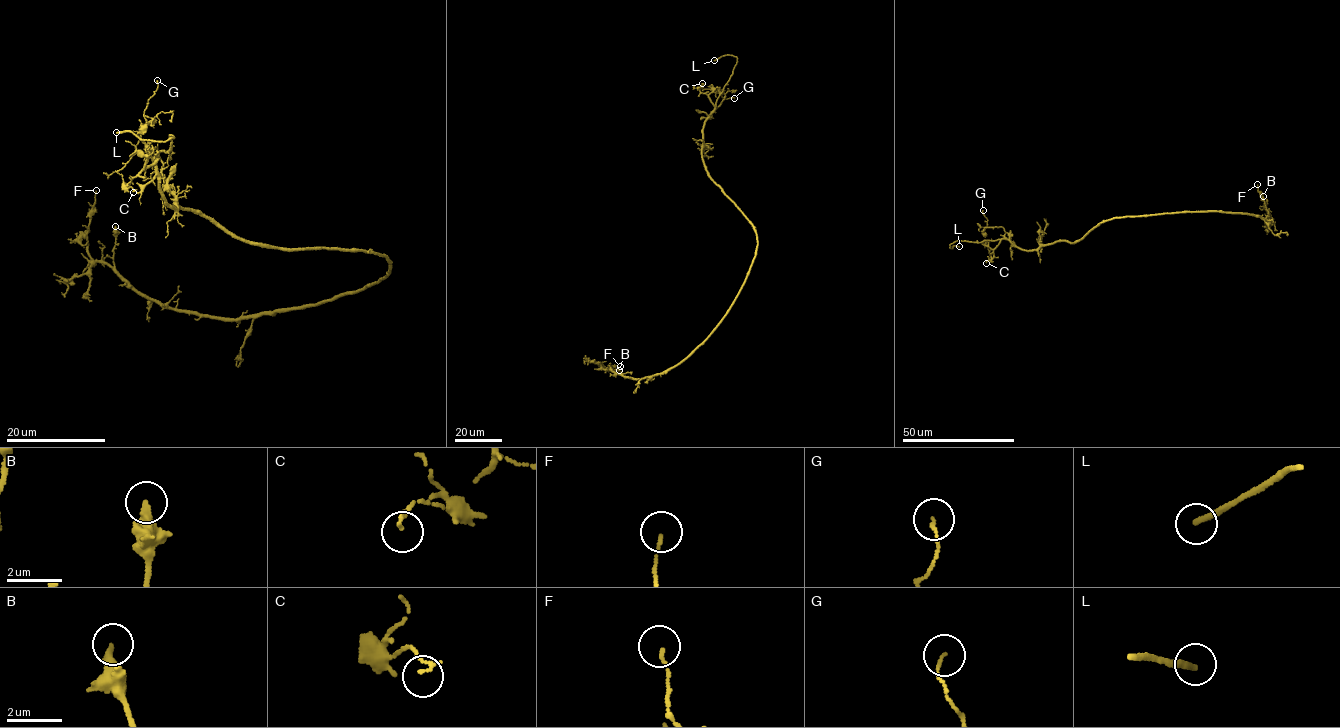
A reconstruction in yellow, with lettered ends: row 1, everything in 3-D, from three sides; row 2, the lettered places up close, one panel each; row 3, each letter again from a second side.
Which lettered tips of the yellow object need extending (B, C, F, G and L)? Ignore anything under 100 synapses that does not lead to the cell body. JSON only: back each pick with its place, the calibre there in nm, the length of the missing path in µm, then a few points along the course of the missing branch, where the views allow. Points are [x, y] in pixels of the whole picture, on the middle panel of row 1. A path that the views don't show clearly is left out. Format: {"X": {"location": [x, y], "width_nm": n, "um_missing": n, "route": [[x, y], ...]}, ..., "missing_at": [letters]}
{"L": {"location": [714, 60], "width_nm": 240, "um_missing": 25, "route": [[714, 60], [700, 62], [698, 68], [698, 60], [685, 57]]}, "missing_at": ["L"]}

